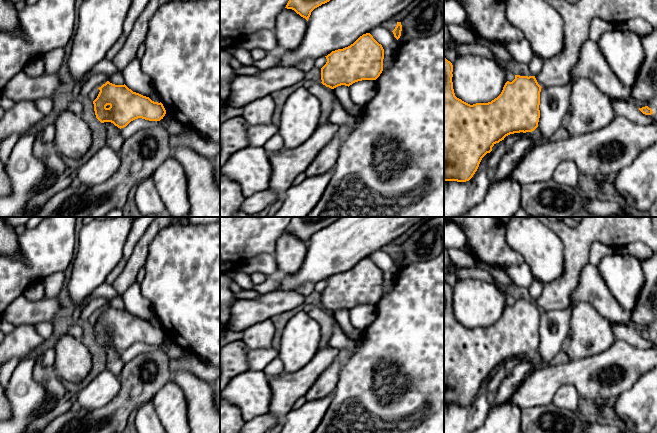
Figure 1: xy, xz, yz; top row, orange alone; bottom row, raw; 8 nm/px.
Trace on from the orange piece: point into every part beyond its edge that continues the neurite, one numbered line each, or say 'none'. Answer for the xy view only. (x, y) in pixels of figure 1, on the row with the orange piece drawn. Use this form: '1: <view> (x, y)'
none

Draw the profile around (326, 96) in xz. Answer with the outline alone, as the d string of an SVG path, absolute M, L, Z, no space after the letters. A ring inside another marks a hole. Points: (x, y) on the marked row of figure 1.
M314 83L308 90L319 99L321 104L322 114L319 119L319 125L328 122L332 104L336 99L333 89L326 87L322 83Z

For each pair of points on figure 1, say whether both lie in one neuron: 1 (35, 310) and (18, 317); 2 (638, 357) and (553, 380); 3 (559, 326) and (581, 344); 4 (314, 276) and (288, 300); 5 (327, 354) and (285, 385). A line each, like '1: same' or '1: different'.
1: same
2: same
3: different
4: different
5: same

